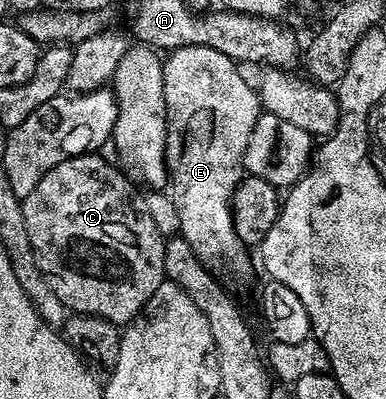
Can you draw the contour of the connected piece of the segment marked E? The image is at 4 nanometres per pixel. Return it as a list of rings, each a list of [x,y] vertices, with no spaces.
[[[193,44],[172,50],[166,56],[163,76],[166,77],[167,107],[167,169],[169,192],[175,215],[179,218],[178,234],[197,253],[197,257],[212,272],[219,273],[224,267],[235,275],[247,271],[247,251],[235,228],[231,212],[231,196],[245,177],[243,158],[249,145],[253,127],[261,114],[258,90],[242,75],[240,64],[215,48]]]

